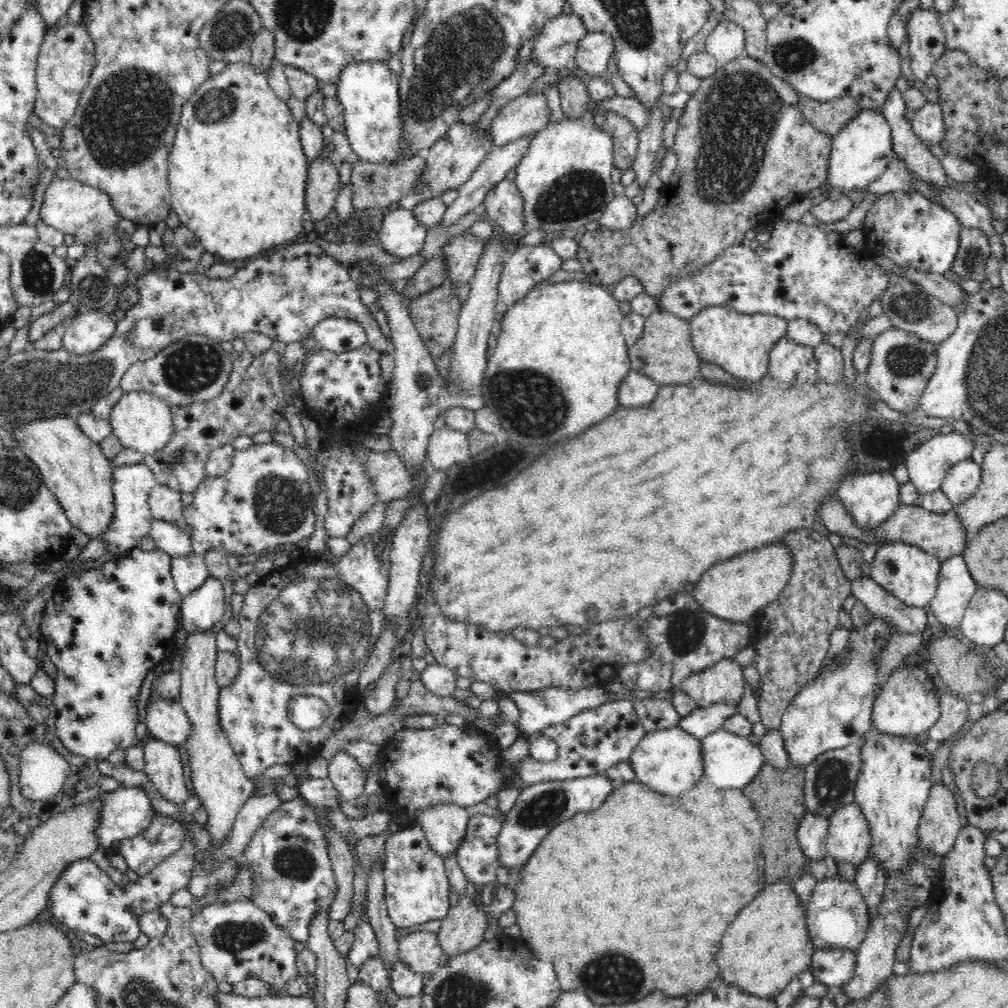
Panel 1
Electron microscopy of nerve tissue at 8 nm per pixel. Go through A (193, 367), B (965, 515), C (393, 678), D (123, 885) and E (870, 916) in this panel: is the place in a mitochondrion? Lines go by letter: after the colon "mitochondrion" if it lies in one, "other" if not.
A: mitochondrion
B: other
C: other
D: other
E: other

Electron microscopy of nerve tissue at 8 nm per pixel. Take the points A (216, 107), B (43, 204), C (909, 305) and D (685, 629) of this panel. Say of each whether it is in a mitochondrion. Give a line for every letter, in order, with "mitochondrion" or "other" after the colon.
A: mitochondrion
B: other
C: mitochondrion
D: mitochondrion

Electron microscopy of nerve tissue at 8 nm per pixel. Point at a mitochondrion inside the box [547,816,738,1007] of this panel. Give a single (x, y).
(611, 975)

